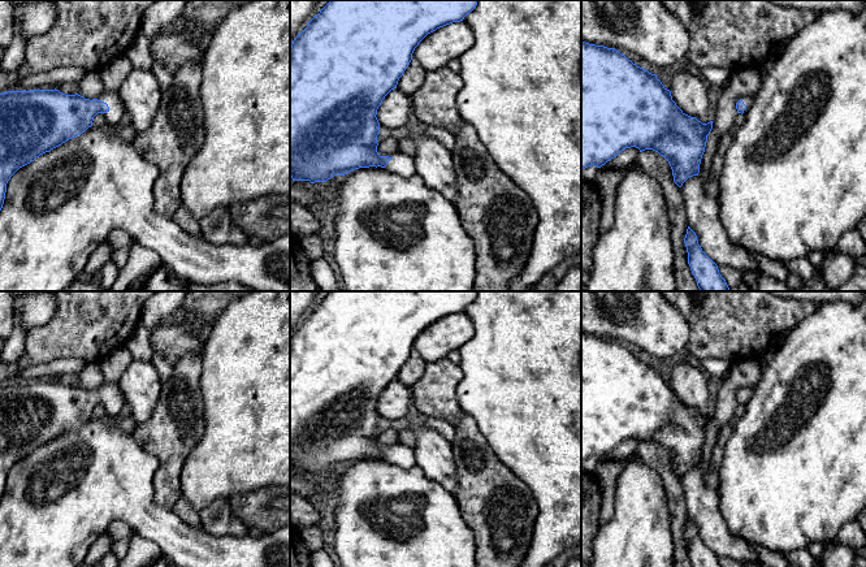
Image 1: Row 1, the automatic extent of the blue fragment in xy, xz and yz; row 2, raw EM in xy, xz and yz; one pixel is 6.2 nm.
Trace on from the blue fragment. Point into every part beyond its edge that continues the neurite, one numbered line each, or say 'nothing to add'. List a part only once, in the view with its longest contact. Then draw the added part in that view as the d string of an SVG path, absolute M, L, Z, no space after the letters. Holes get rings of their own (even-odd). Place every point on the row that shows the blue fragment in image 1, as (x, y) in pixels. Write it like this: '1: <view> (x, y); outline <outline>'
1: xy (117, 111); outline M104 91L98 98L98 100L101 100L108 104L109 111L107 113L109 114L109 118L113 125L117 125L122 120L125 120L126 109L118 91L114 91L114 92Z

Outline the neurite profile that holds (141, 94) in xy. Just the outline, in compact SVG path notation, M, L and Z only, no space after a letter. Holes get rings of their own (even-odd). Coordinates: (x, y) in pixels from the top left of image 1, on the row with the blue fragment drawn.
M134 68L118 92L135 131L147 130L155 120L163 98L151 69Z

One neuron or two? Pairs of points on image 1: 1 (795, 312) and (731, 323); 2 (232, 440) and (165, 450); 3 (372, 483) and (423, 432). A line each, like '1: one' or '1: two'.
1: one
2: two
3: two

